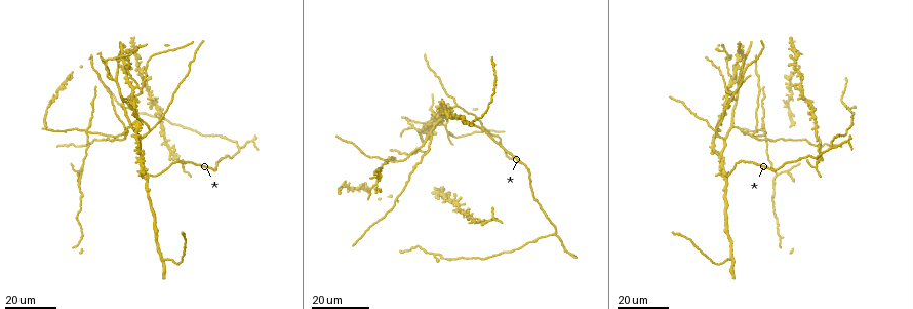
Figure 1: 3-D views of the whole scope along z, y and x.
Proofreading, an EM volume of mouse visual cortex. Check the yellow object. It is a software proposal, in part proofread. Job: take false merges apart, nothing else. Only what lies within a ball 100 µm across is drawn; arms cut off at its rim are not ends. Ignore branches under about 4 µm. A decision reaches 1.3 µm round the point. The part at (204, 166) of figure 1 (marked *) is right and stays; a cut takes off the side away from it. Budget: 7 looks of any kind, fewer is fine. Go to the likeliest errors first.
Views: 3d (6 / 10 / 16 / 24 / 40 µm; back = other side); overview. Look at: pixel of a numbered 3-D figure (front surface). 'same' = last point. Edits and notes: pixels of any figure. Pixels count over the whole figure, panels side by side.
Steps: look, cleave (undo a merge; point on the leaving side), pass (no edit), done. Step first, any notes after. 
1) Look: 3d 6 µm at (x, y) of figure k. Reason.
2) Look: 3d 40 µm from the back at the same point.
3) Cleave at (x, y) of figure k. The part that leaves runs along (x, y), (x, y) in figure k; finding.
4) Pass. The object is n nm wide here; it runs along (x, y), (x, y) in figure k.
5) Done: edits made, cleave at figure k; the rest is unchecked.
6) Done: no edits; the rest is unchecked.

Look: 3d 24 µm at (86, 132) of figure 1. Four or more arms meet.

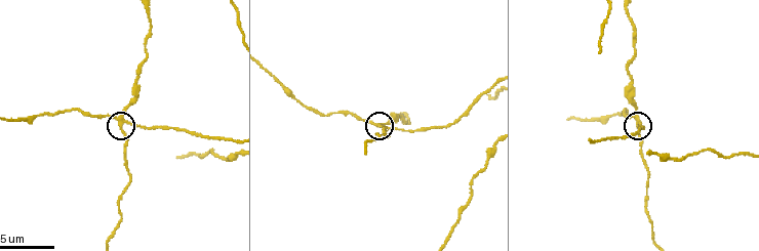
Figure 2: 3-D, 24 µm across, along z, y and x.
Look: 3d 10 µm at (638, 121) of figure 2. Closer look.

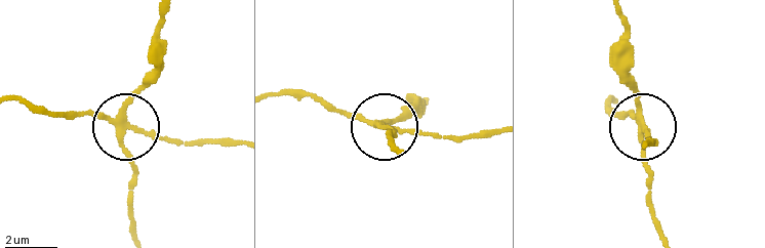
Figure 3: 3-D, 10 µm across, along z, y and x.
Cleave at (132, 159) of figure 3. The object is 200 nm wide here; the part that leaves runs along (117, 126), (130, 170), (132, 237) in figure 3; two neurons meet here.

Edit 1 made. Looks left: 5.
Look: 3d 24 µm at (145, 177) of figure 1. Four or more arms meet.

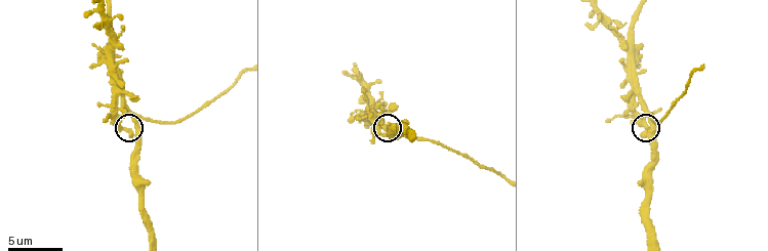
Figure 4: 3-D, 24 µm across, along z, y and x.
Look: 3d 10 µm at (129, 130) of figure 4. Closer look.

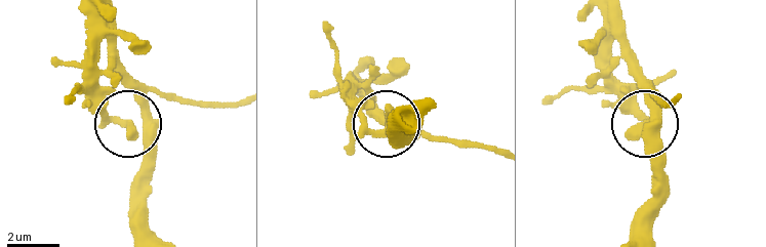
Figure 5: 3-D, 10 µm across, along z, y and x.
Pass. One neuron here.

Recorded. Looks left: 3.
Look: 3d 24 µm at (431, 134) of figure 1.

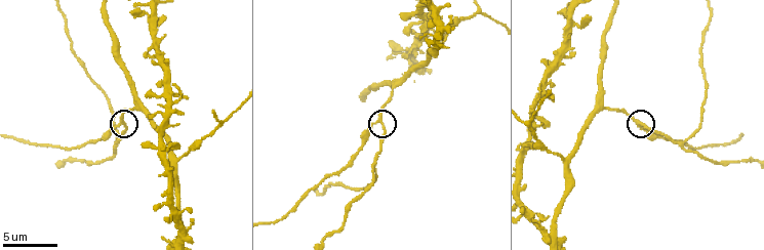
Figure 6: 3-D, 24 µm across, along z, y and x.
Look: 3d 10 µm at (378, 120) of figure 6.

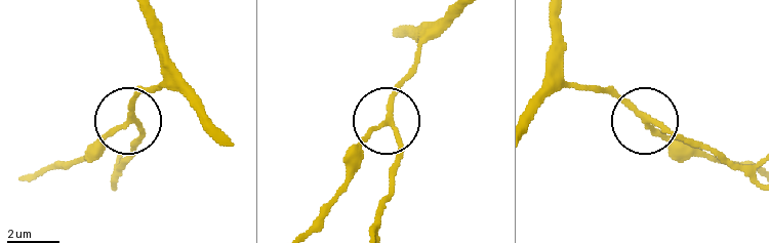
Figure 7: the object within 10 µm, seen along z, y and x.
Pass. The side arm is 63 µm long; it runs along (460, 10), (399, 90), (394, 187) in figure 7; one neuron here.

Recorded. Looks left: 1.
Done: edits made, cleave at figure 3; the rest is unchecked.

